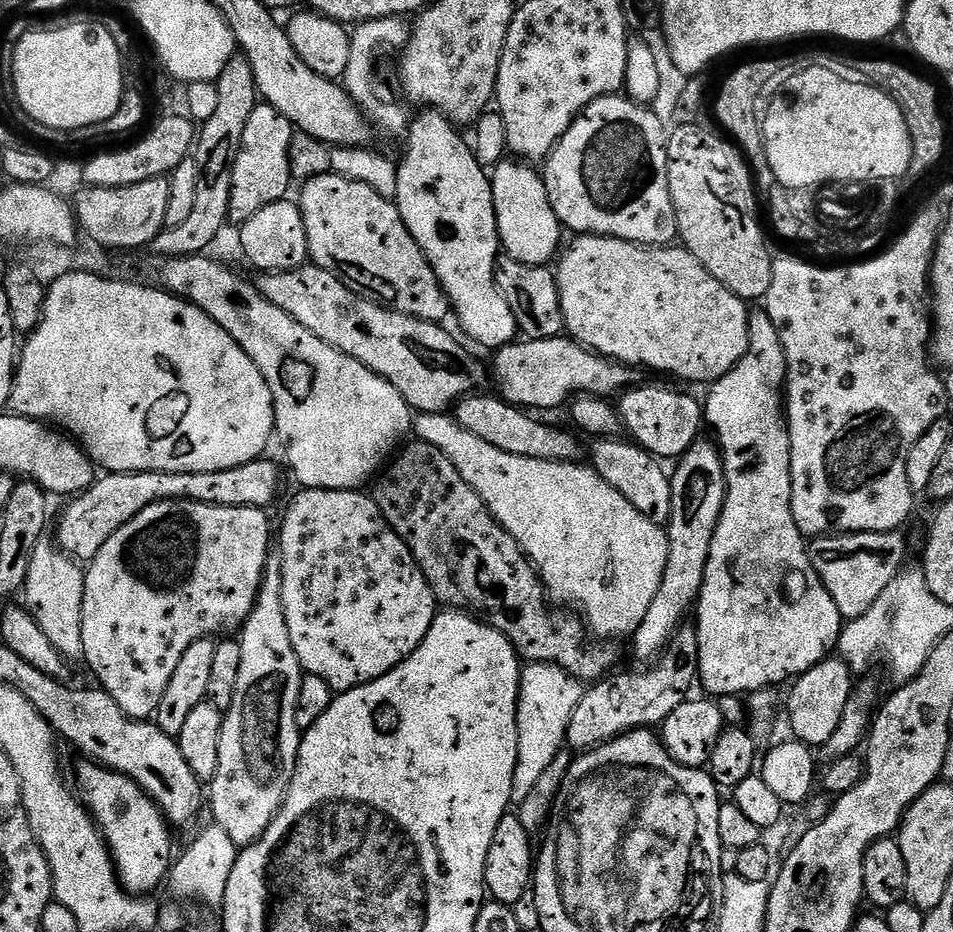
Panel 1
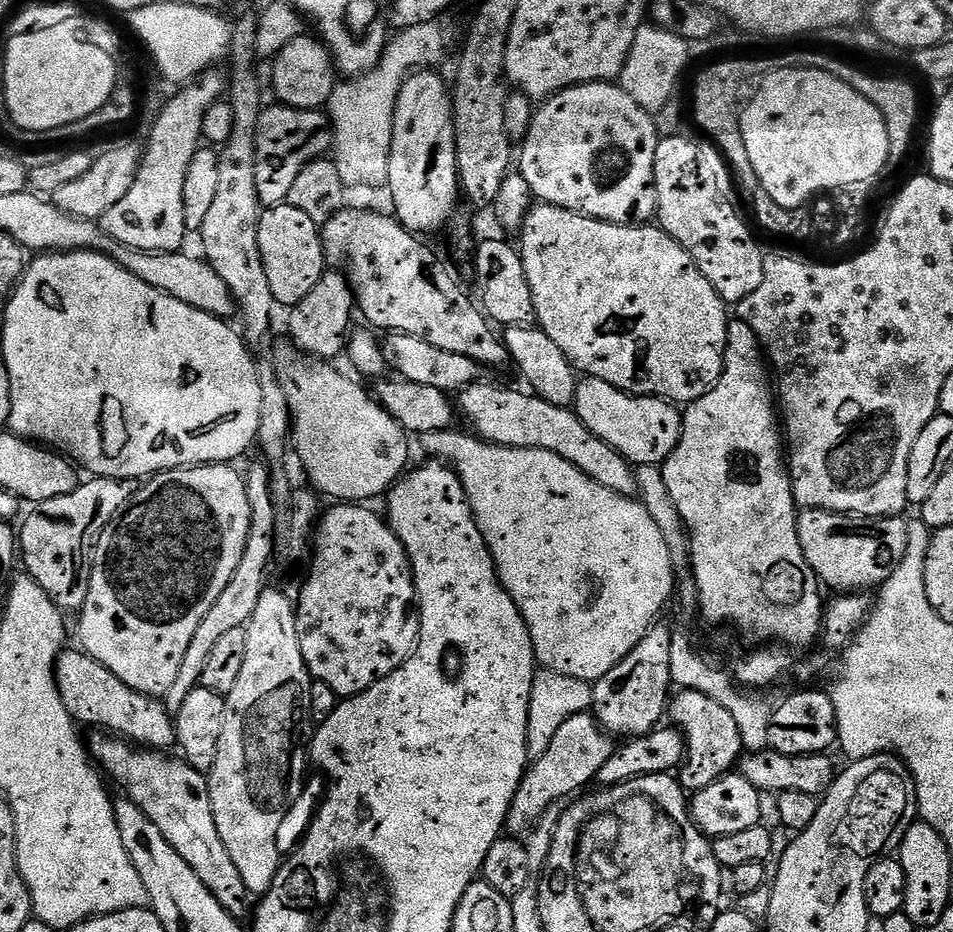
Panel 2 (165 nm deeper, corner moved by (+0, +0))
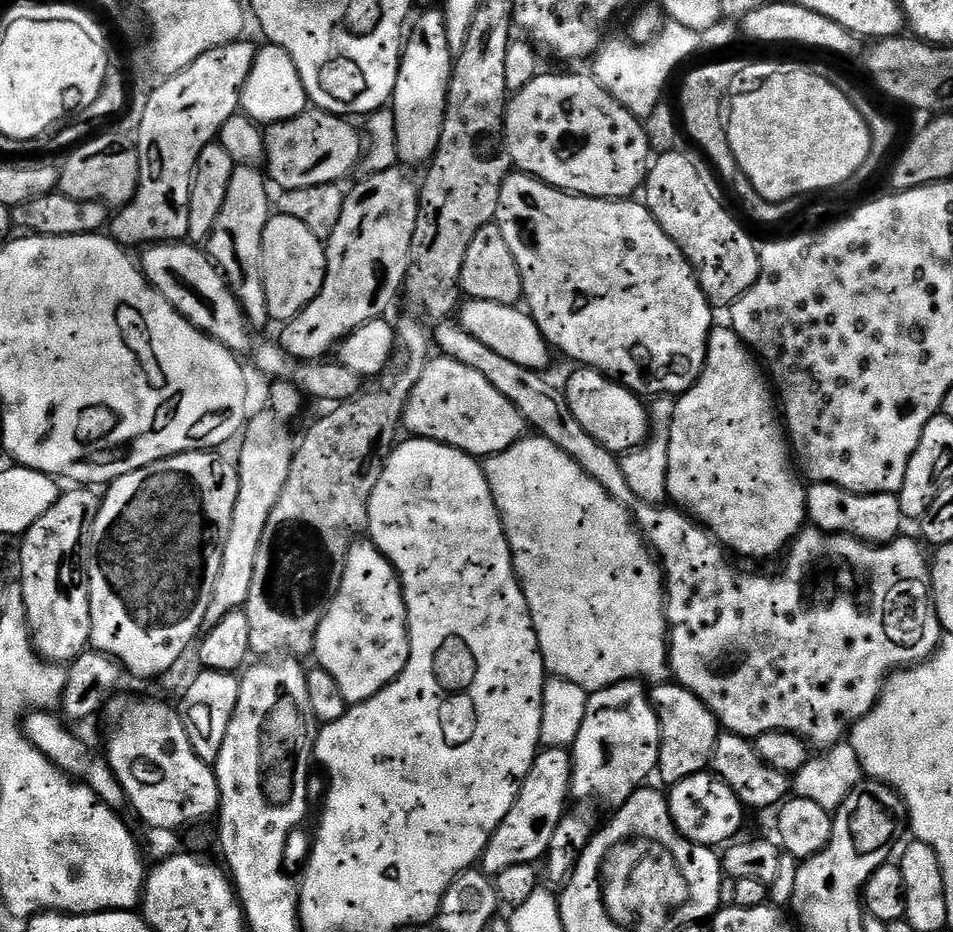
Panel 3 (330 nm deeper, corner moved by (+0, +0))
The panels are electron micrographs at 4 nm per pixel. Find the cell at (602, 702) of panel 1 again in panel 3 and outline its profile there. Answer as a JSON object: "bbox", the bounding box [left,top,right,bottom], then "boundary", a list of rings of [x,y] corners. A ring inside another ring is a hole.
{"bbox":[482,748,572,878],"boundary":[[[544,748],[537,752],[536,761],[530,766],[522,782],[518,798],[514,806],[510,806],[510,814],[502,818],[498,830],[494,830],[486,846],[482,857],[484,875],[494,878],[510,866],[543,861],[550,842],[554,839],[554,830],[558,830],[558,822],[562,822],[564,813],[569,807],[571,791],[572,757],[569,749]]]}

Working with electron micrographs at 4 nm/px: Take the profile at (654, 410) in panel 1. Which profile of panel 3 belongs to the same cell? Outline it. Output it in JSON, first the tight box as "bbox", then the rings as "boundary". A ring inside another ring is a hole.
{"bbox":[563,366,652,454],"boundary":[[[580,366],[575,370],[577,372],[569,378],[568,388],[565,387],[563,393],[564,397],[568,399],[568,405],[574,413],[574,418],[578,418],[578,423],[586,430],[586,434],[590,434],[590,438],[594,438],[602,446],[606,446],[606,450],[610,450],[613,454],[623,454],[641,448],[644,441],[649,439],[650,431],[648,432],[648,427],[652,424],[651,418],[648,417],[647,406],[640,401],[643,399],[612,377],[599,372],[597,368]]]}

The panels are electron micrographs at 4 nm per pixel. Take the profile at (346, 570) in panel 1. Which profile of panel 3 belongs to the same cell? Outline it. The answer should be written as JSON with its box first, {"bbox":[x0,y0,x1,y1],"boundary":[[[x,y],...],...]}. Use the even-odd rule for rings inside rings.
{"bbox":[315,538,411,706],"boundary":[[[364,538],[357,540],[344,563],[338,594],[334,594],[318,626],[315,663],[333,676],[349,706],[361,704],[390,686],[406,670],[411,641],[400,575],[375,544]]]}

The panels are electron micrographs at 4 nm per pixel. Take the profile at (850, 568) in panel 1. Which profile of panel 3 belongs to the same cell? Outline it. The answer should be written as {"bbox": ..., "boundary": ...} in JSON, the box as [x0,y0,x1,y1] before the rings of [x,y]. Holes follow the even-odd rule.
{"bbox":[807,483,906,544],"boundary":[[[813,483],[807,493],[811,527],[821,528],[824,532],[855,536],[856,539],[867,540],[870,544],[890,544],[901,535],[900,527],[906,524],[900,497],[894,492],[858,494],[833,484]]]}

